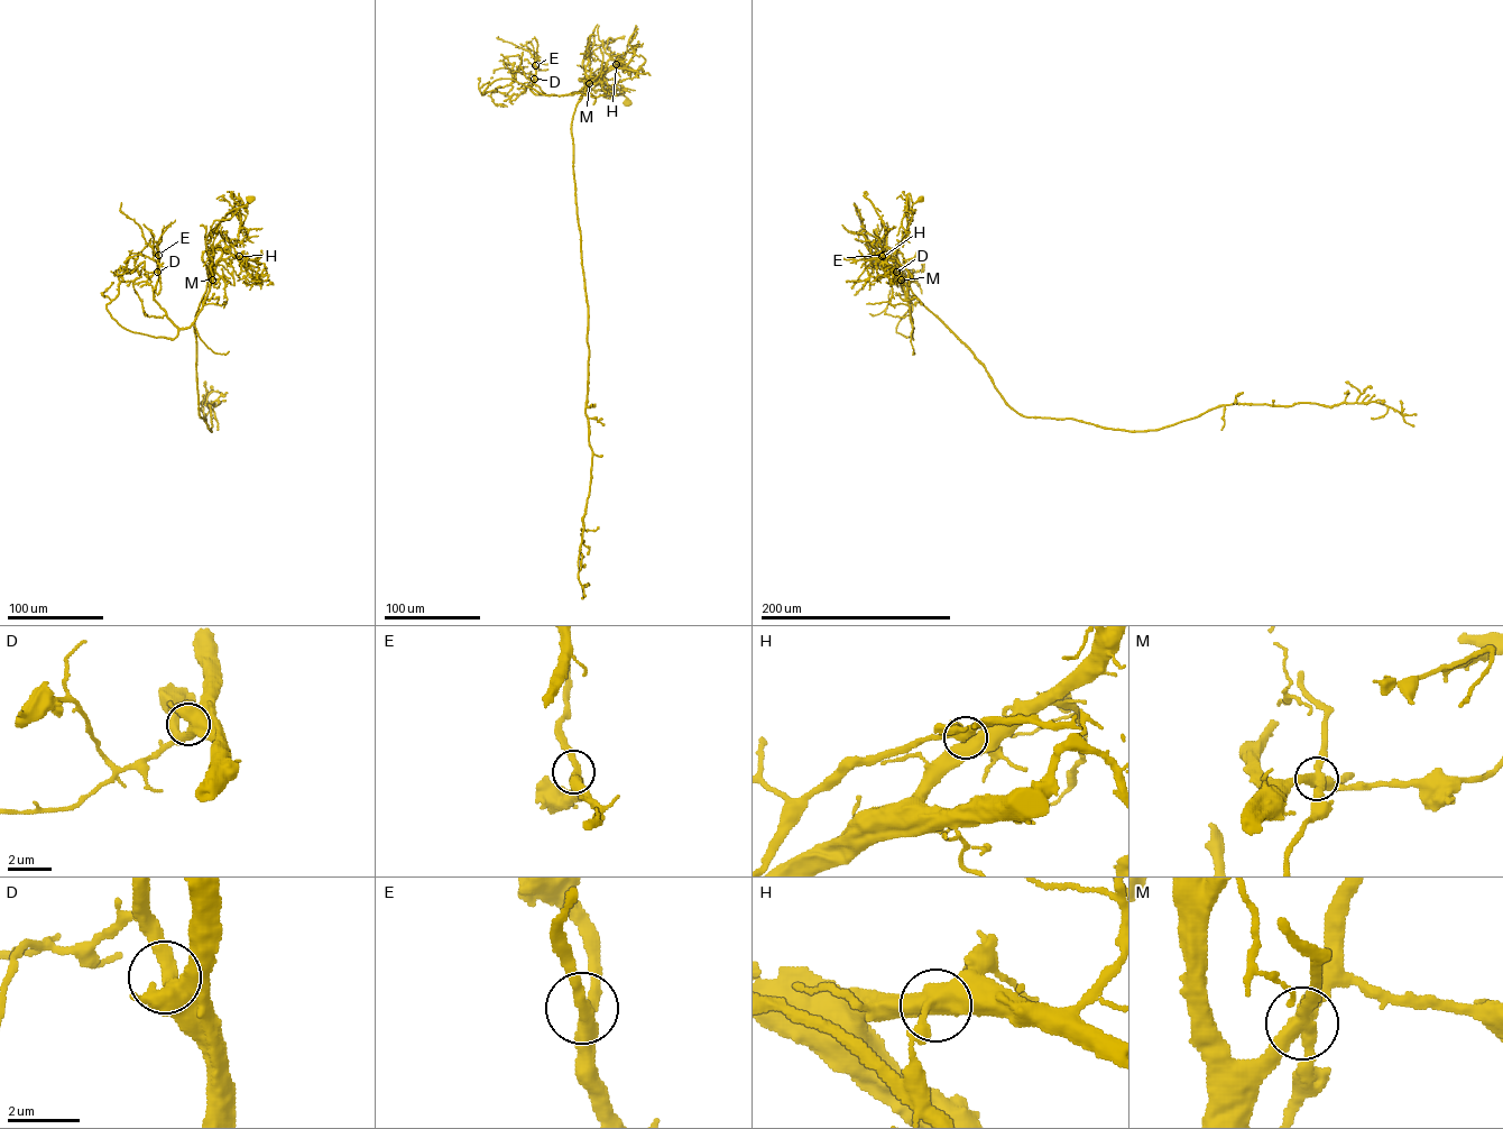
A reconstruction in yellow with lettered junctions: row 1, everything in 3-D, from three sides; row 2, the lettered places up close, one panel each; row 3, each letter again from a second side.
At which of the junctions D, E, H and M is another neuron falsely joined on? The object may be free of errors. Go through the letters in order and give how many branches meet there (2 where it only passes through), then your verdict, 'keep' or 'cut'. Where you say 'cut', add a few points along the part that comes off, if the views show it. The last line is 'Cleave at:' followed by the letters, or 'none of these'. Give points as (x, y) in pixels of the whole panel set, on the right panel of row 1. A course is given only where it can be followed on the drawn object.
D: 3 | keep
E: 3 | keep
H: 3 | keep
M: 4 | cut | (901, 280), (913, 339), (896, 332), (897, 323), (911, 305), (907, 277), (898, 268), (873, 256)
Cleave at: M

